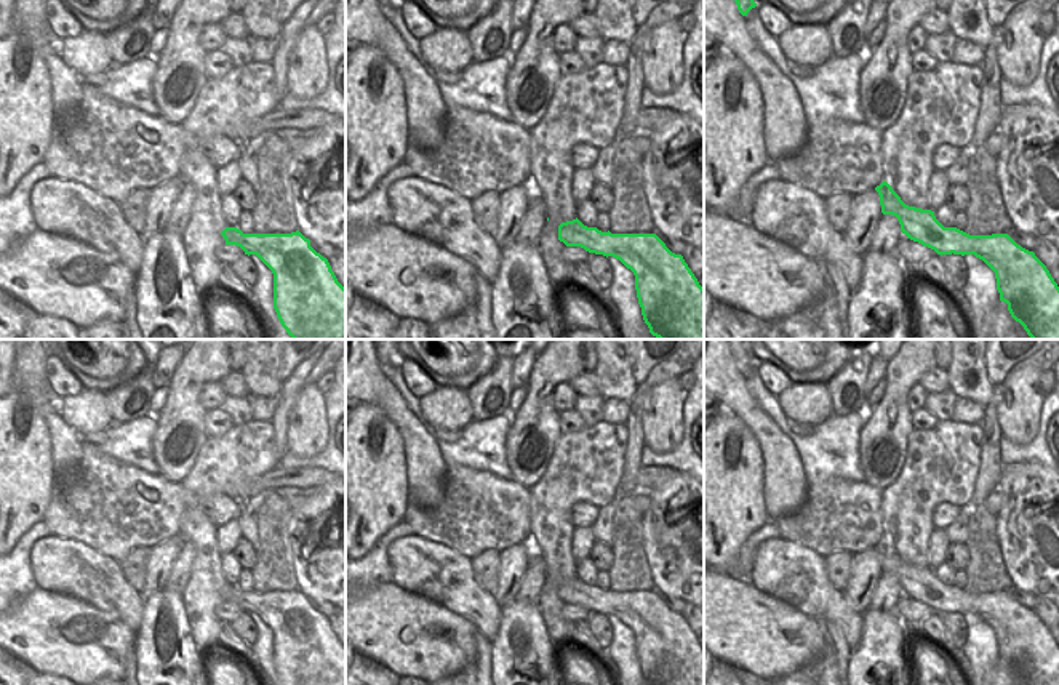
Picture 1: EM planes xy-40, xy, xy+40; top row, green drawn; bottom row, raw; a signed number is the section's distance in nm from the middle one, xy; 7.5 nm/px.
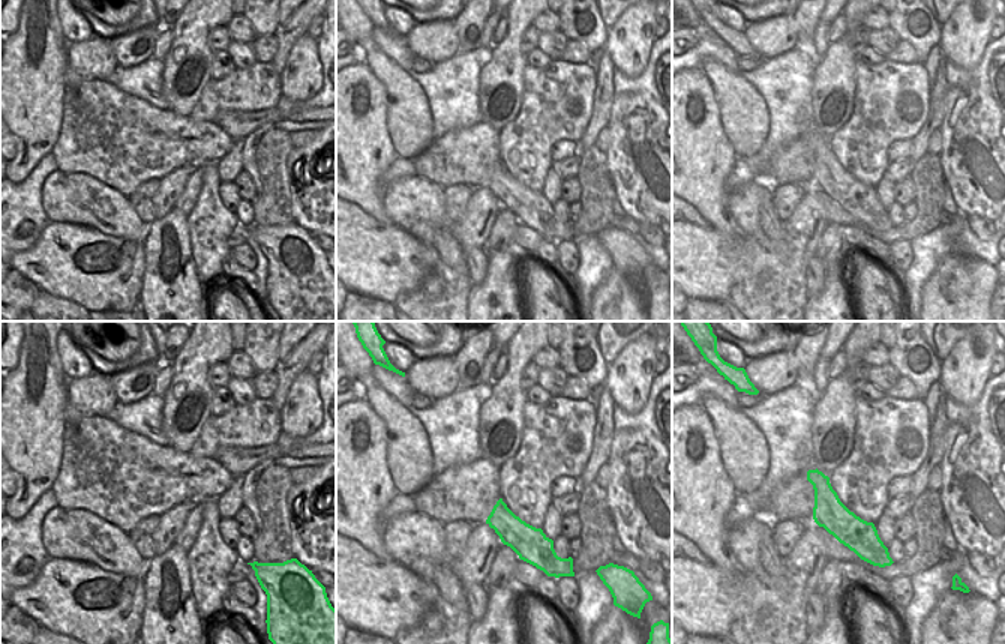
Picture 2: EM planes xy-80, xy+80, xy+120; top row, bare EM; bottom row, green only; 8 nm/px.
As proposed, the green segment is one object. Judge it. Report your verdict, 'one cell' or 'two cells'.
one cell

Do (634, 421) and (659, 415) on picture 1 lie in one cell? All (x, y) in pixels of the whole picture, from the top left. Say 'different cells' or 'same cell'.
different cells

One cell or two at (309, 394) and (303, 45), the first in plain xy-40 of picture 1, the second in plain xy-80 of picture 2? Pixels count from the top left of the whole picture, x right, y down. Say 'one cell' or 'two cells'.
one cell

